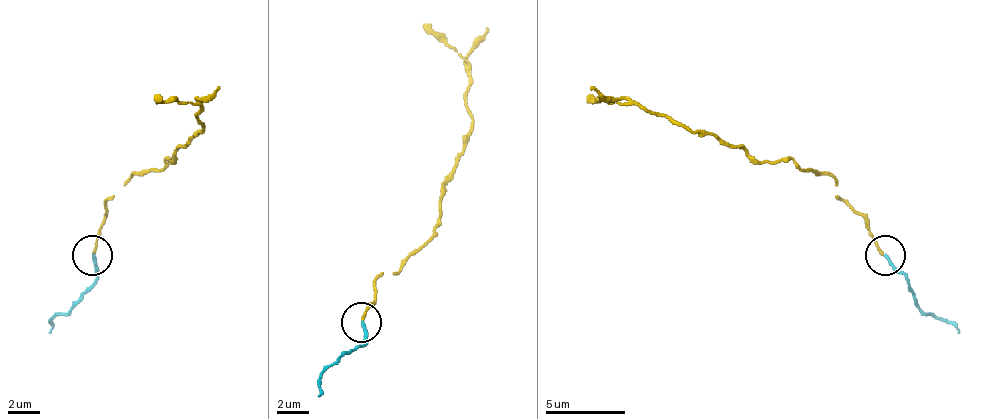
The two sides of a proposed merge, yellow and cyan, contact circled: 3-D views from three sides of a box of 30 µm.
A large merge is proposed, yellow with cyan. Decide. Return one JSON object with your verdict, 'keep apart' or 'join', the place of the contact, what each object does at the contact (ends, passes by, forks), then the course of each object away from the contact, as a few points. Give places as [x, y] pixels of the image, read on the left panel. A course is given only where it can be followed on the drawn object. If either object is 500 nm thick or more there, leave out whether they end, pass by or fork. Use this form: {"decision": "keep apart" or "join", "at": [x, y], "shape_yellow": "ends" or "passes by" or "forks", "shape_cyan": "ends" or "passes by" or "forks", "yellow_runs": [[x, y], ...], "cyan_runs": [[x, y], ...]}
{"decision": "keep apart", "at": [92, 255], "shape_yellow": "ends", "shape_cyan": "ends", "yellow_runs": [[93, 256], [105, 205], [129, 177], [165, 165], [197, 133], [201, 133], [197, 105], [153, 97]], "cyan_runs": [[93, 256], [97, 280], [53, 320], [49, 332]]}

